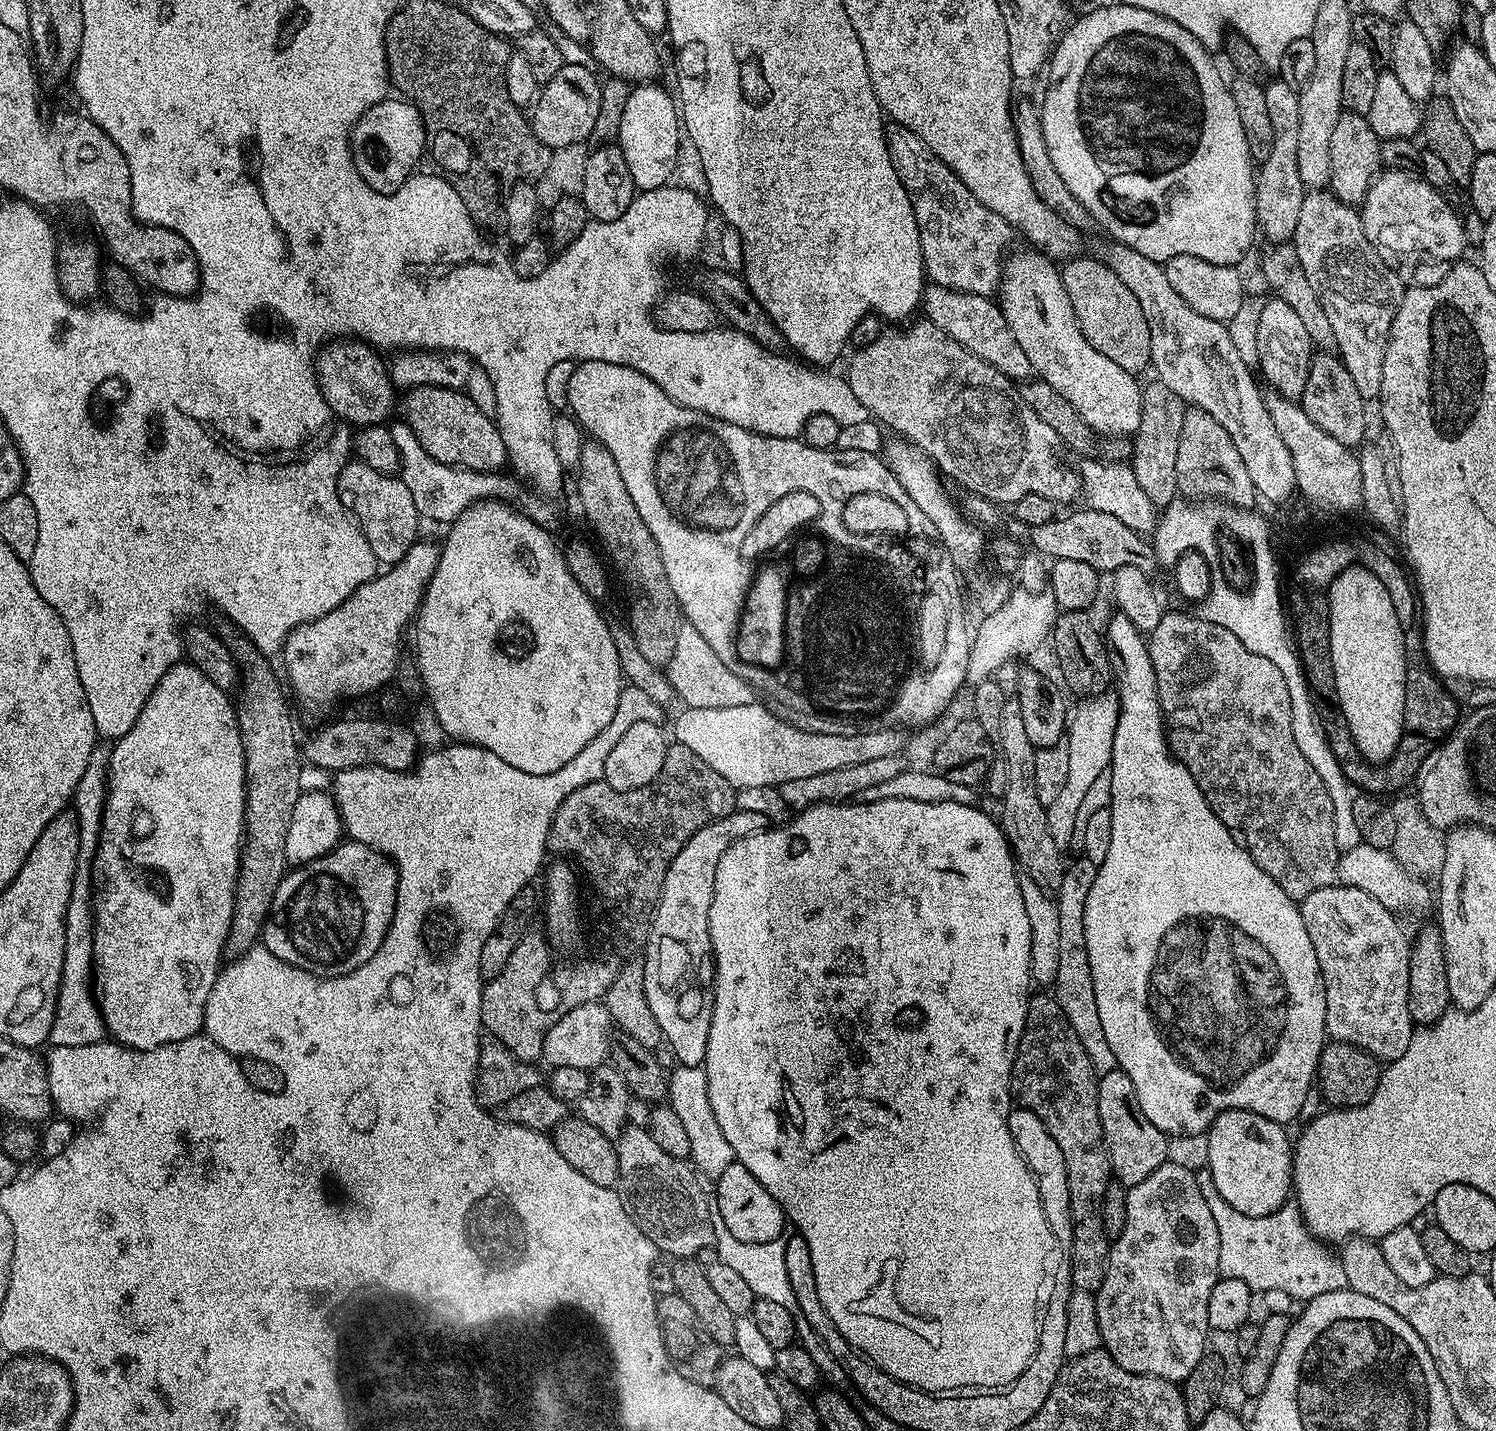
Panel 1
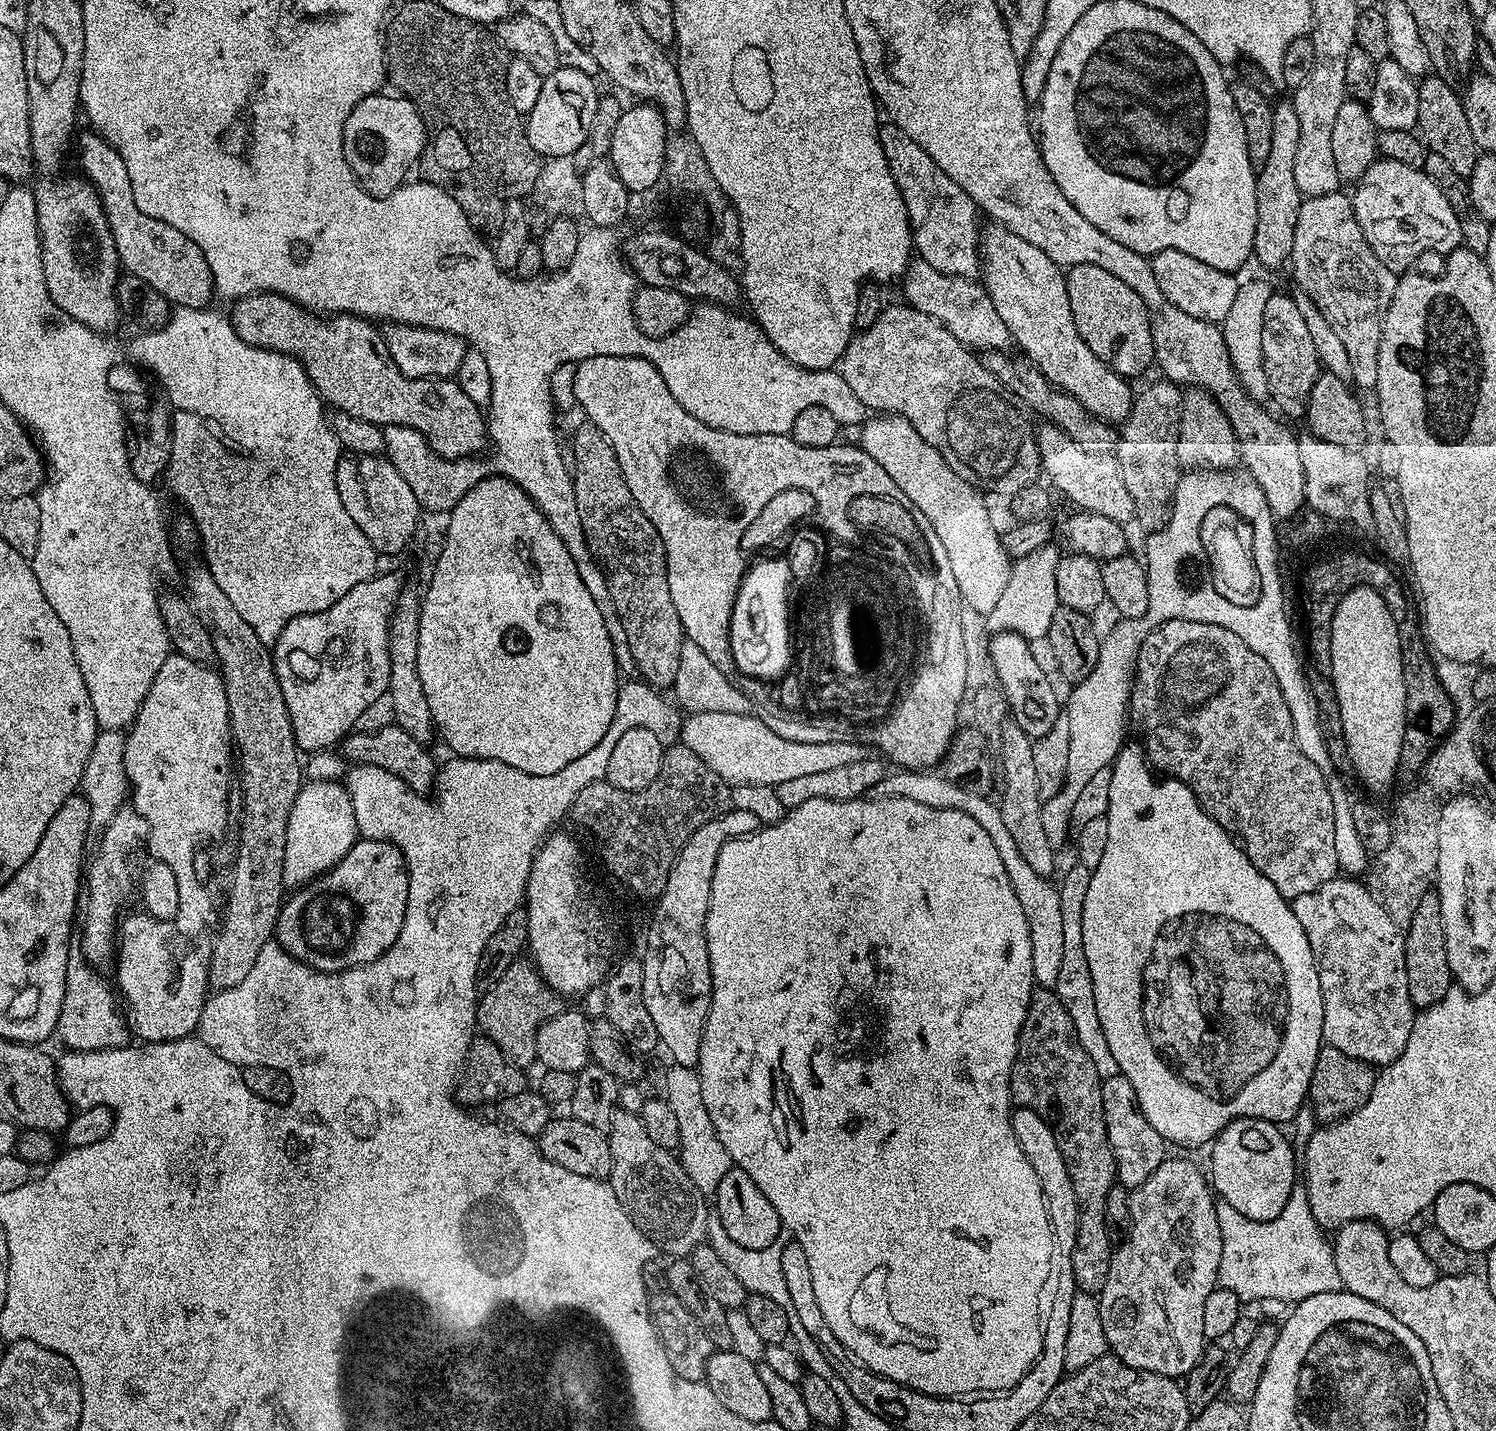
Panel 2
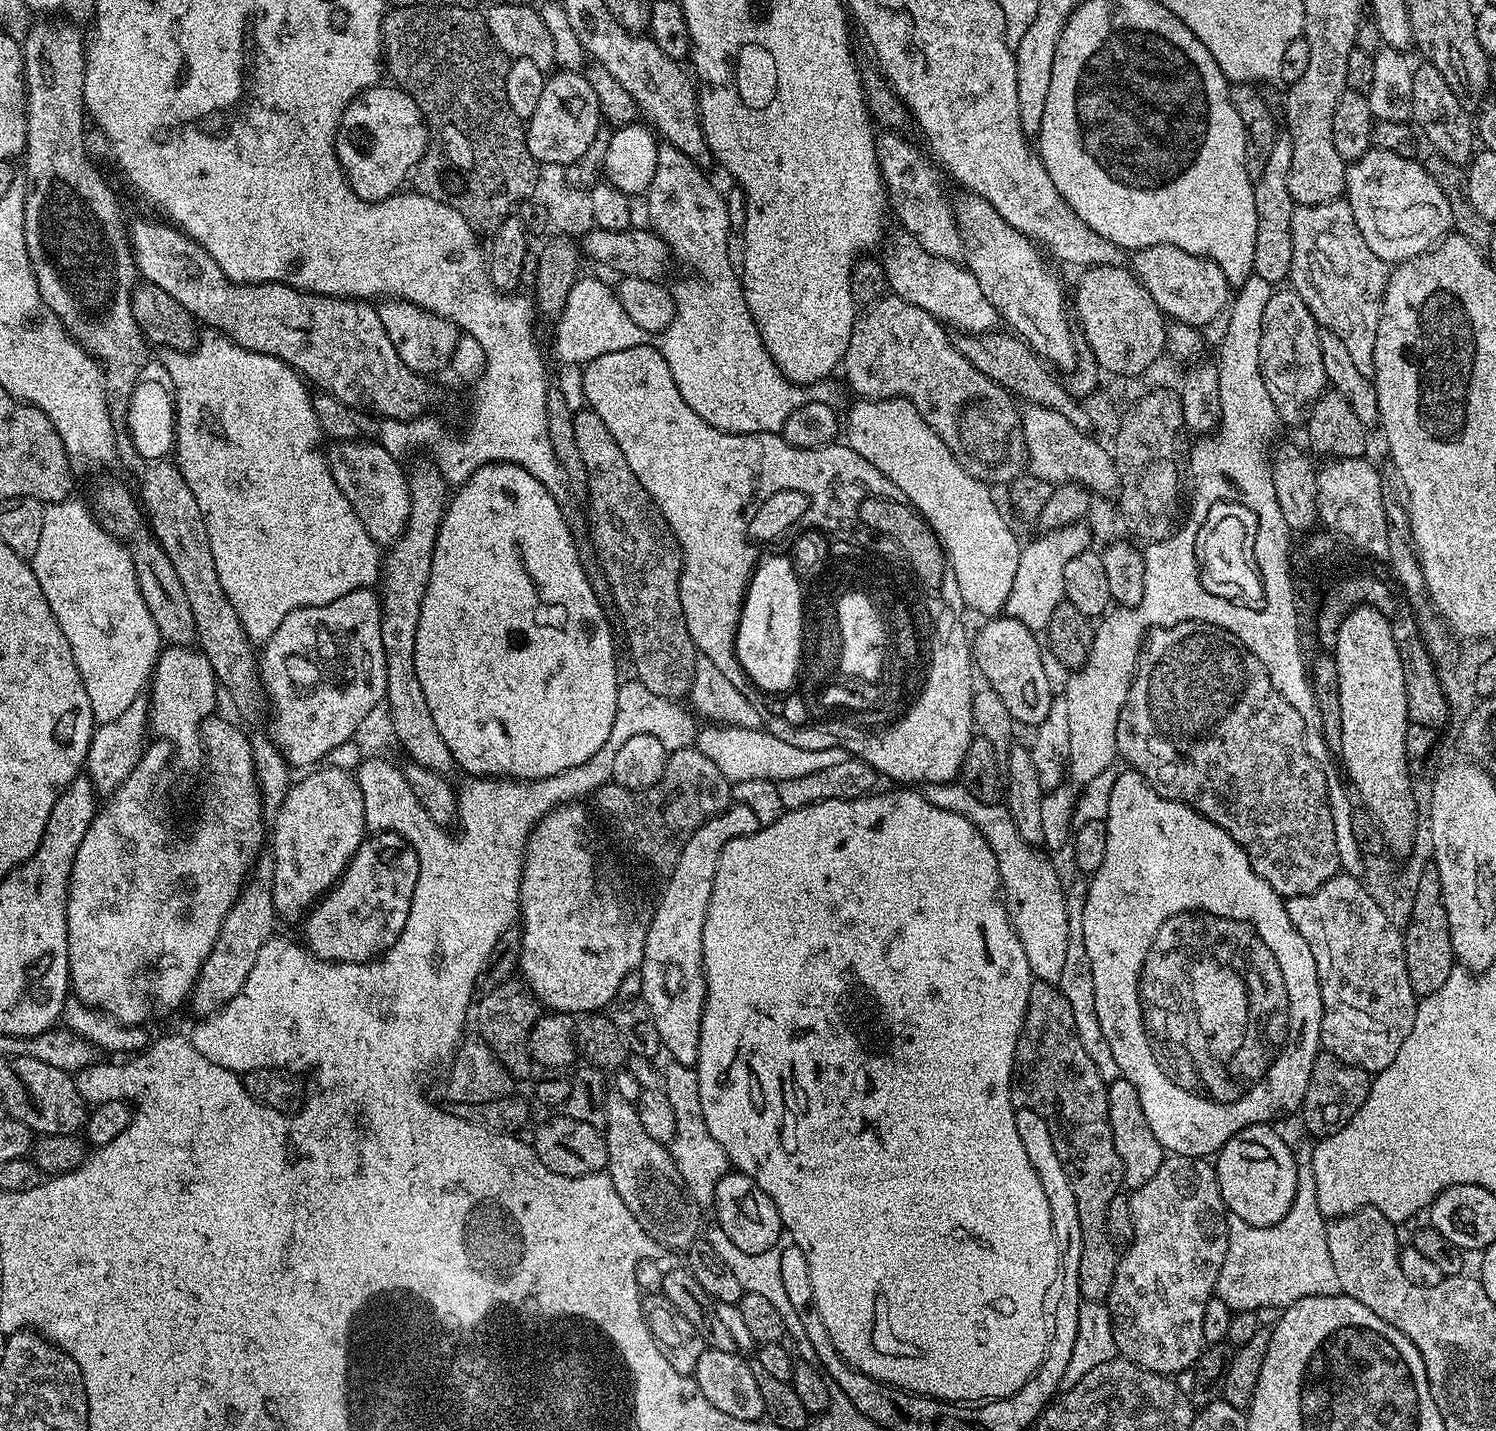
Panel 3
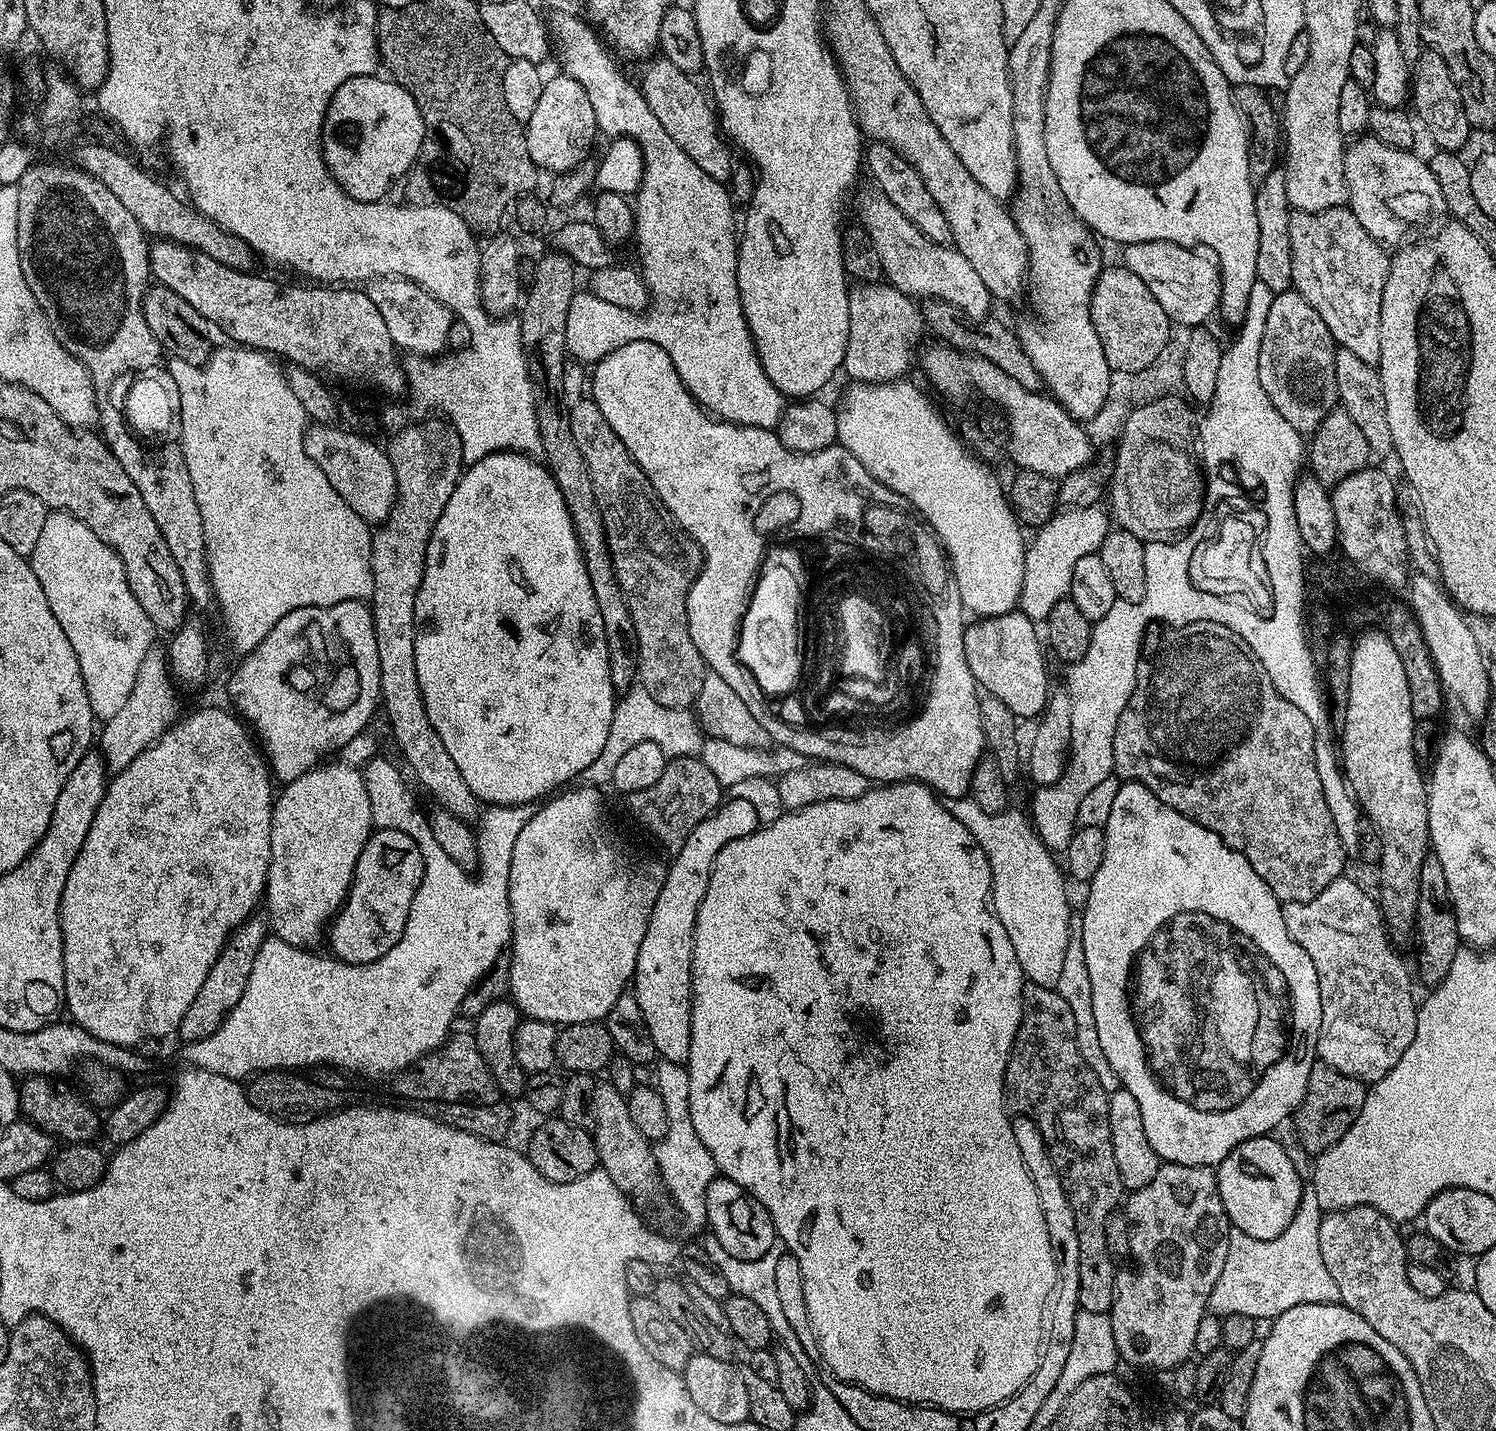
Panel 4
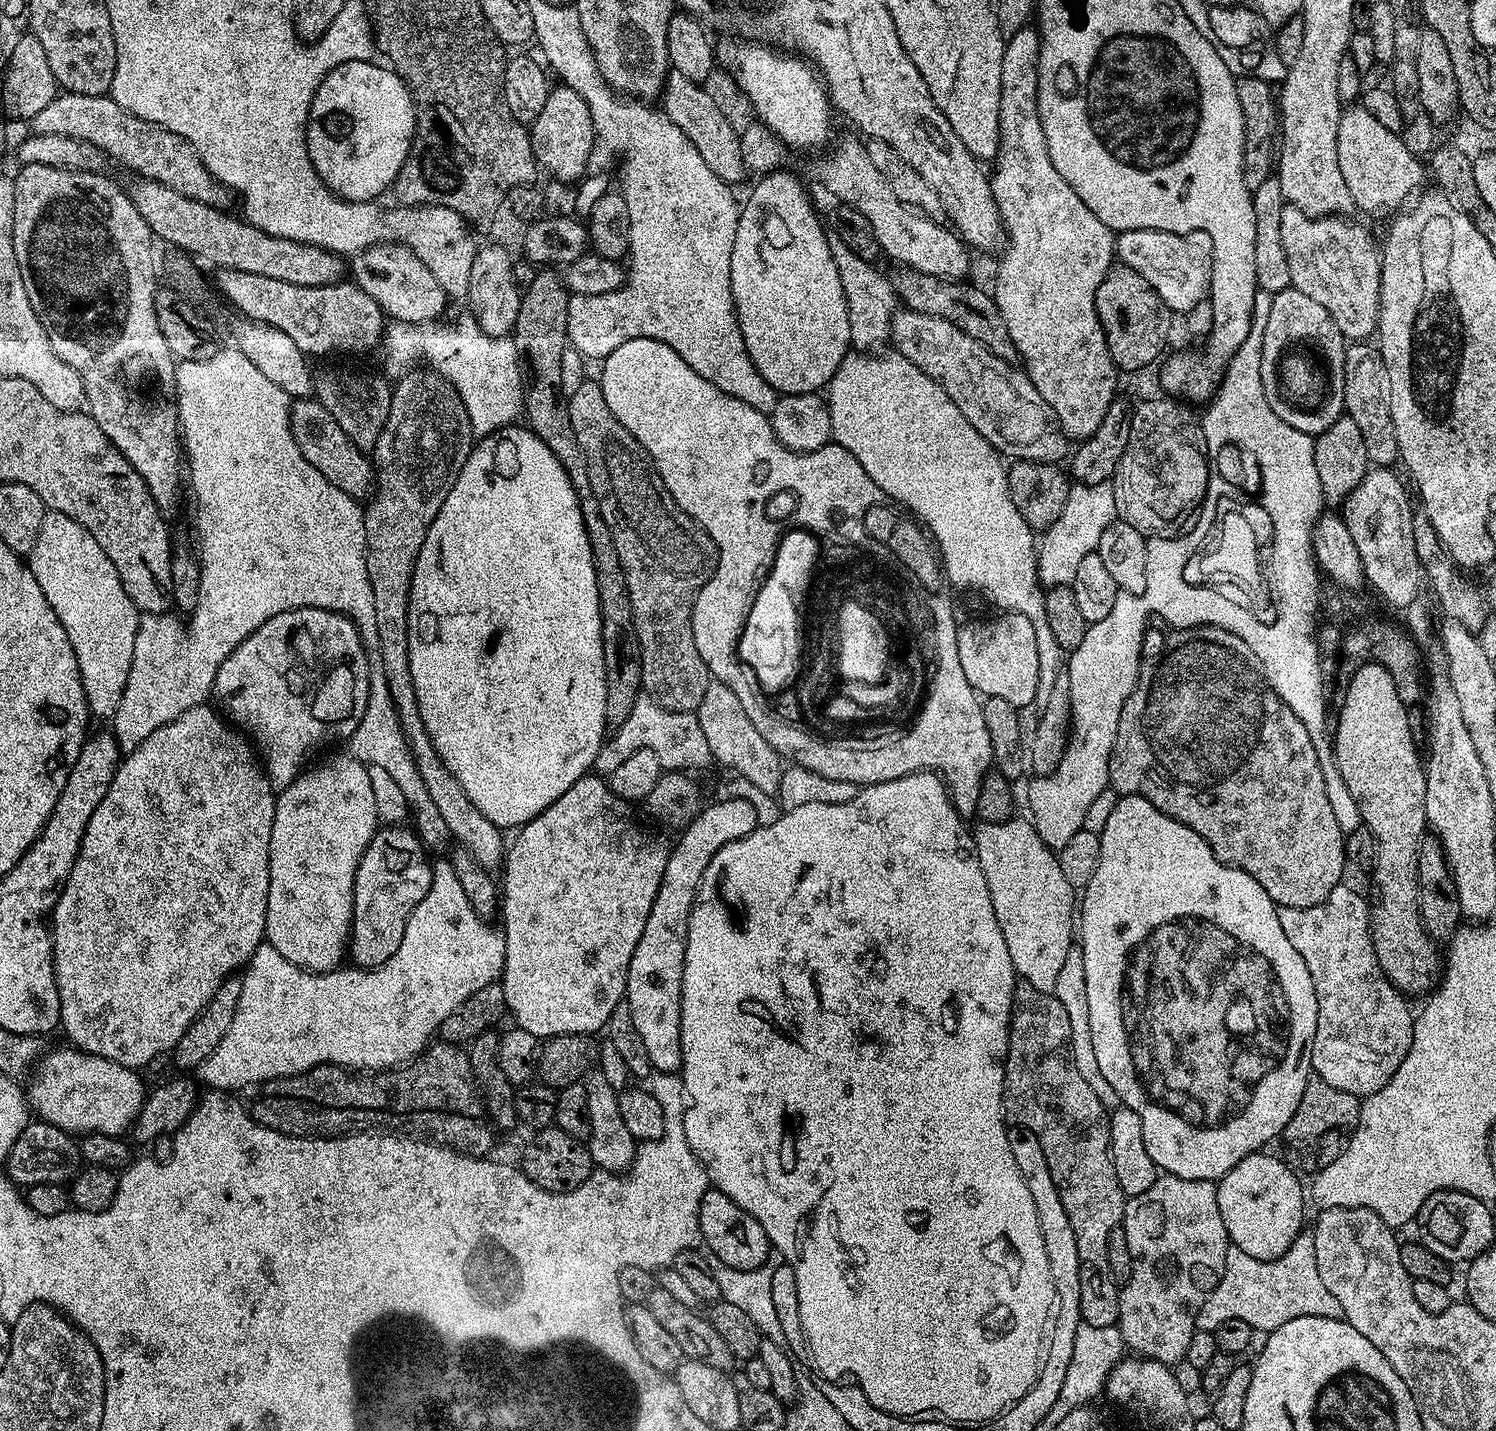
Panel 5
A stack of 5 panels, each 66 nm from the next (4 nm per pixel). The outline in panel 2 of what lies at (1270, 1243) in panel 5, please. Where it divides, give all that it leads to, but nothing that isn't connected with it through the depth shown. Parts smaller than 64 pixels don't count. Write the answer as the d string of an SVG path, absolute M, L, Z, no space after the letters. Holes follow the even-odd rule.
M1238 1118L1231 1120L1225 1128L1217 1134L1216 1139L1210 1145L1212 1151L1212 1176L1210 1172L1210 1184L1214 1189L1215 1195L1219 1199L1230 1202L1230 1206L1234 1206L1234 1210L1238 1210L1238 1214L1246 1214L1246 1218L1254 1218L1255 1220L1269 1220L1270 1218L1278 1218L1278 1214L1282 1214L1282 1206L1286 1206L1286 1202L1290 1198L1292 1188L1298 1182L1298 1158L1292 1153L1292 1144L1283 1136L1281 1129L1275 1124L1259 1120L1258 1118Z

